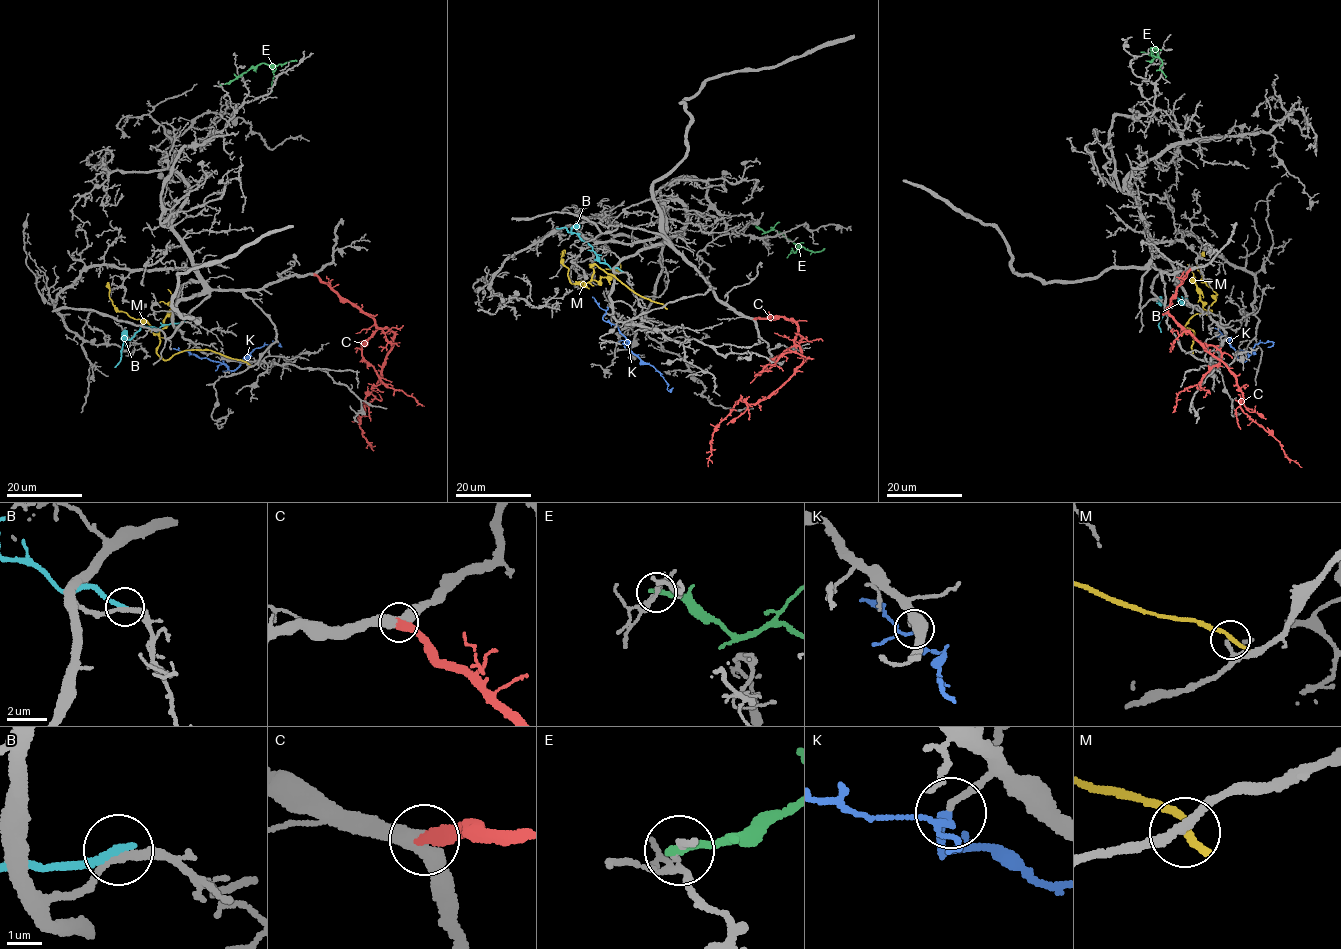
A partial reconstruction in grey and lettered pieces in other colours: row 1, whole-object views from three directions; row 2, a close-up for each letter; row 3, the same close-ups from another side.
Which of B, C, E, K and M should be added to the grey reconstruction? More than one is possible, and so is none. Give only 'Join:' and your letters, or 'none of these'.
Join: C, K

